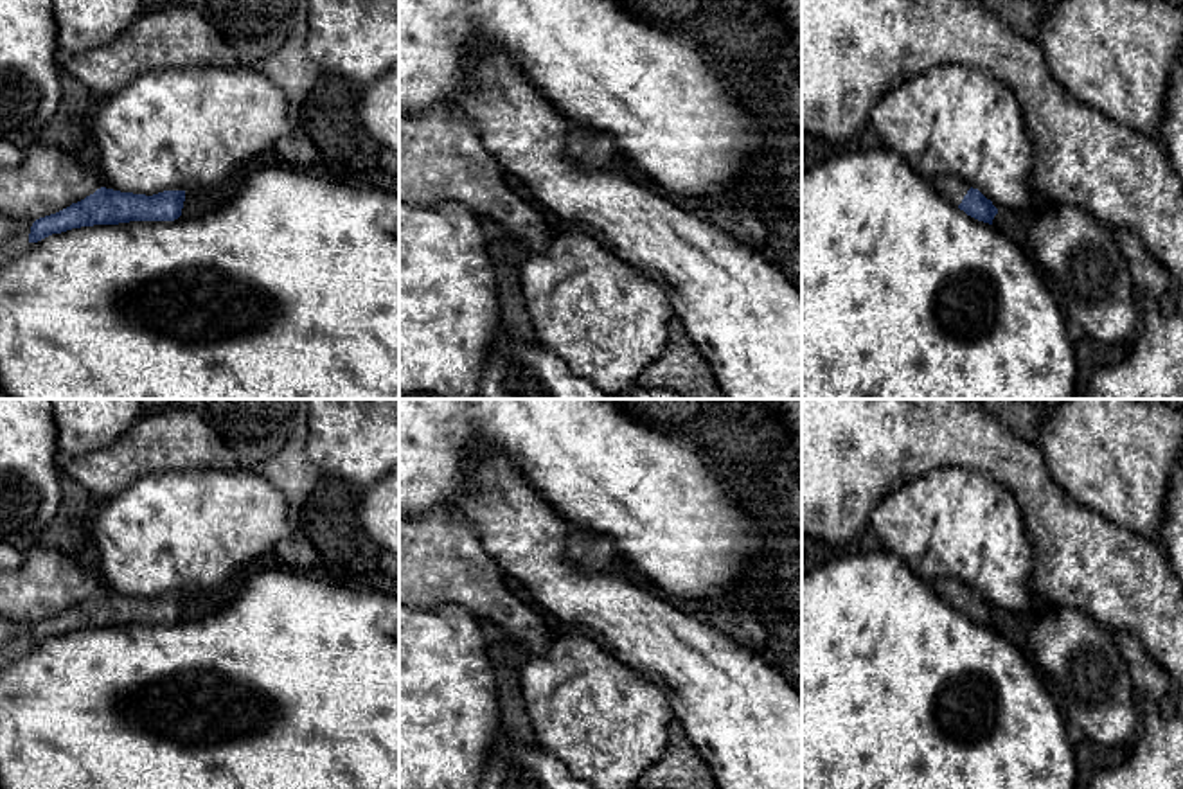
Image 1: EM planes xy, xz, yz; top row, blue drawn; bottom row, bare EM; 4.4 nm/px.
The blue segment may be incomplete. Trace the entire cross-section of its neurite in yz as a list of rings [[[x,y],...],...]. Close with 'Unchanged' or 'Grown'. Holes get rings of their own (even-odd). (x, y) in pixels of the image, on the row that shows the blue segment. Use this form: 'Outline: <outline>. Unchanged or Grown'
Outline: [[[940,174],[931,182],[931,185],[940,196],[967,216],[992,225],[998,208],[978,189],[973,189],[969,183],[953,174]]]. Grown

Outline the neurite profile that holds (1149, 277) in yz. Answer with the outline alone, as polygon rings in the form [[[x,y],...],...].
[[[1111,228],[1127,261],[1134,291],[1151,300],[1165,300],[1174,288],[1170,273],[1149,253],[1138,235],[1125,228]]]

